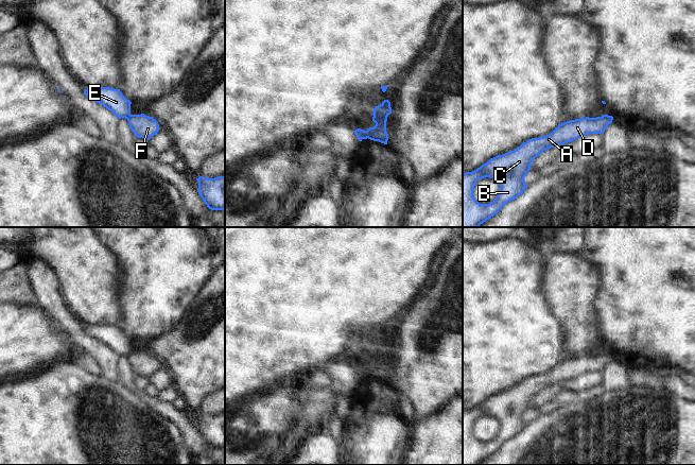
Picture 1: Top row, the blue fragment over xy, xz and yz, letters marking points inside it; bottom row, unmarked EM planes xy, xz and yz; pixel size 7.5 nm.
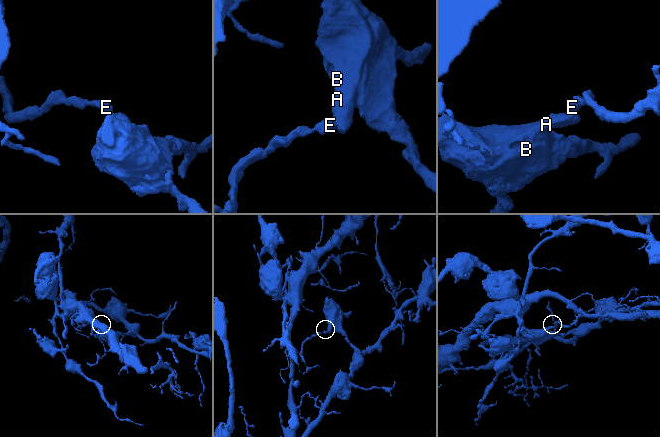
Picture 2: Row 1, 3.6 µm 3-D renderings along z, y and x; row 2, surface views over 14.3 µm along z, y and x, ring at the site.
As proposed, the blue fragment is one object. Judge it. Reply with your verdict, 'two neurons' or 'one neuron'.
two neurons

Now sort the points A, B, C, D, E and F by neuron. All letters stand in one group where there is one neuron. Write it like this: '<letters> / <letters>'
A B C D F / E

